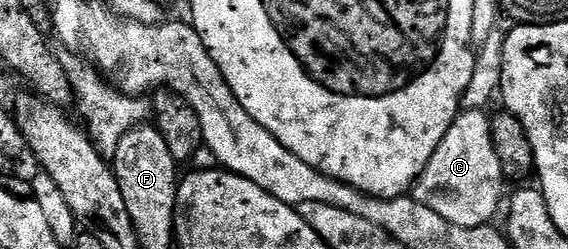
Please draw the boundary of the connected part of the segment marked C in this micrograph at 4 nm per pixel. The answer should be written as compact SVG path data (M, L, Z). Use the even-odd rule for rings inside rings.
M463 110L453 120L445 140L437 144L433 160L425 164L421 176L413 187L413 197L425 208L433 208L437 216L461 228L486 226L499 210L503 198L505 179L493 148L491 119L483 110Z

